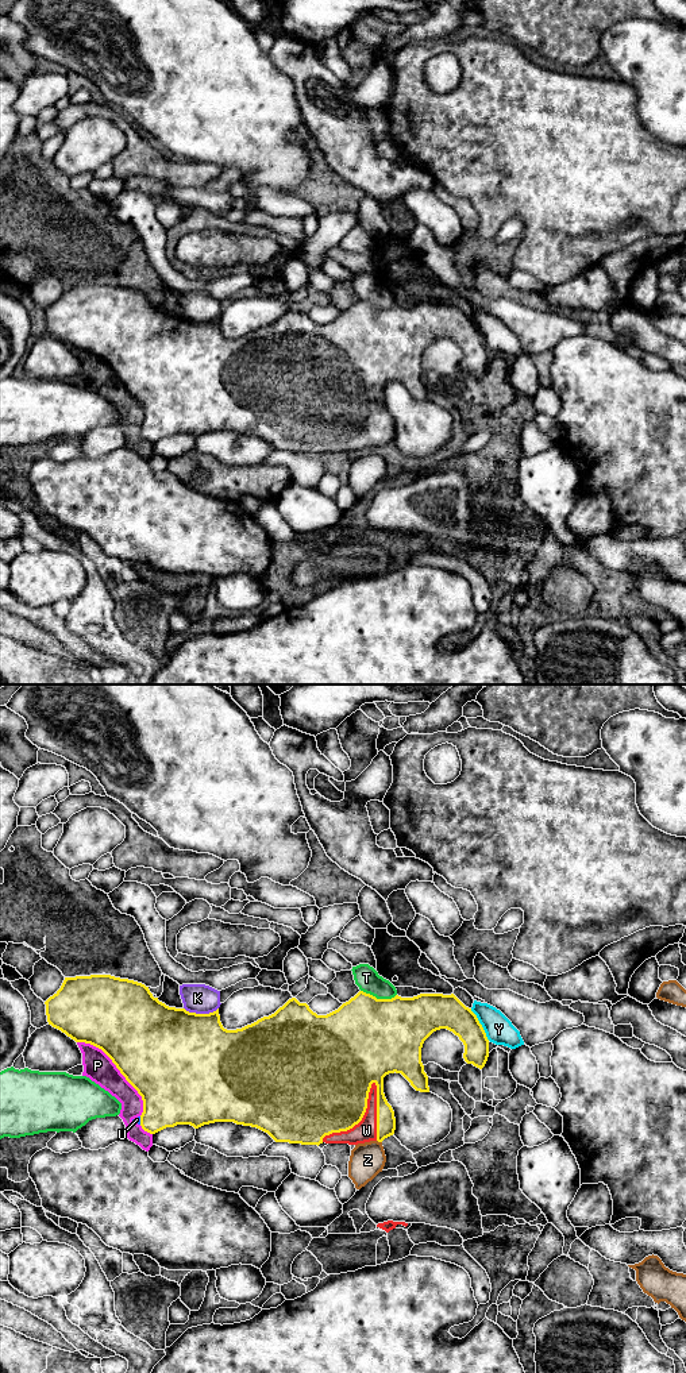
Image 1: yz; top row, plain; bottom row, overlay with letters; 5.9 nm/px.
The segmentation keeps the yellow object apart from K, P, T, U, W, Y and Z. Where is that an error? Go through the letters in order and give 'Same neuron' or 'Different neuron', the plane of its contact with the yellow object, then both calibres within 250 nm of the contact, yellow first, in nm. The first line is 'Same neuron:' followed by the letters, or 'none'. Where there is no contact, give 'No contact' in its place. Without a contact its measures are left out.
Same neuron: W
K: Different neuron. Touches yellow in yz. Thickness 500 nm (yellow) against 180 nm
P: Different neuron. Touches yellow in yz. Thickness 500 nm (yellow) against 170 nm
T: Different neuron. Touches yellow in yz. Thickness 500 nm (yellow) against 150 nm
U: Different neuron. Touches yellow in yz. Thickness 380 nm (yellow) against 30 nm
W: Same neuron. Touches yellow in yz. Thickness 480 nm (yellow) against 130 nm
Y: Different neuron. Touches yellow in yz. Thickness 200 nm (yellow) against 170 nm
Z: Different neuron. Touches yellow in yz. Thickness 160 nm (yellow) against 200 nm

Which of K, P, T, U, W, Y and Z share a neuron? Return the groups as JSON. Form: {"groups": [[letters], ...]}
{"groups": [["K"], ["P", "U"], ["T"], ["W"], ["Y"], ["Z"]]}

